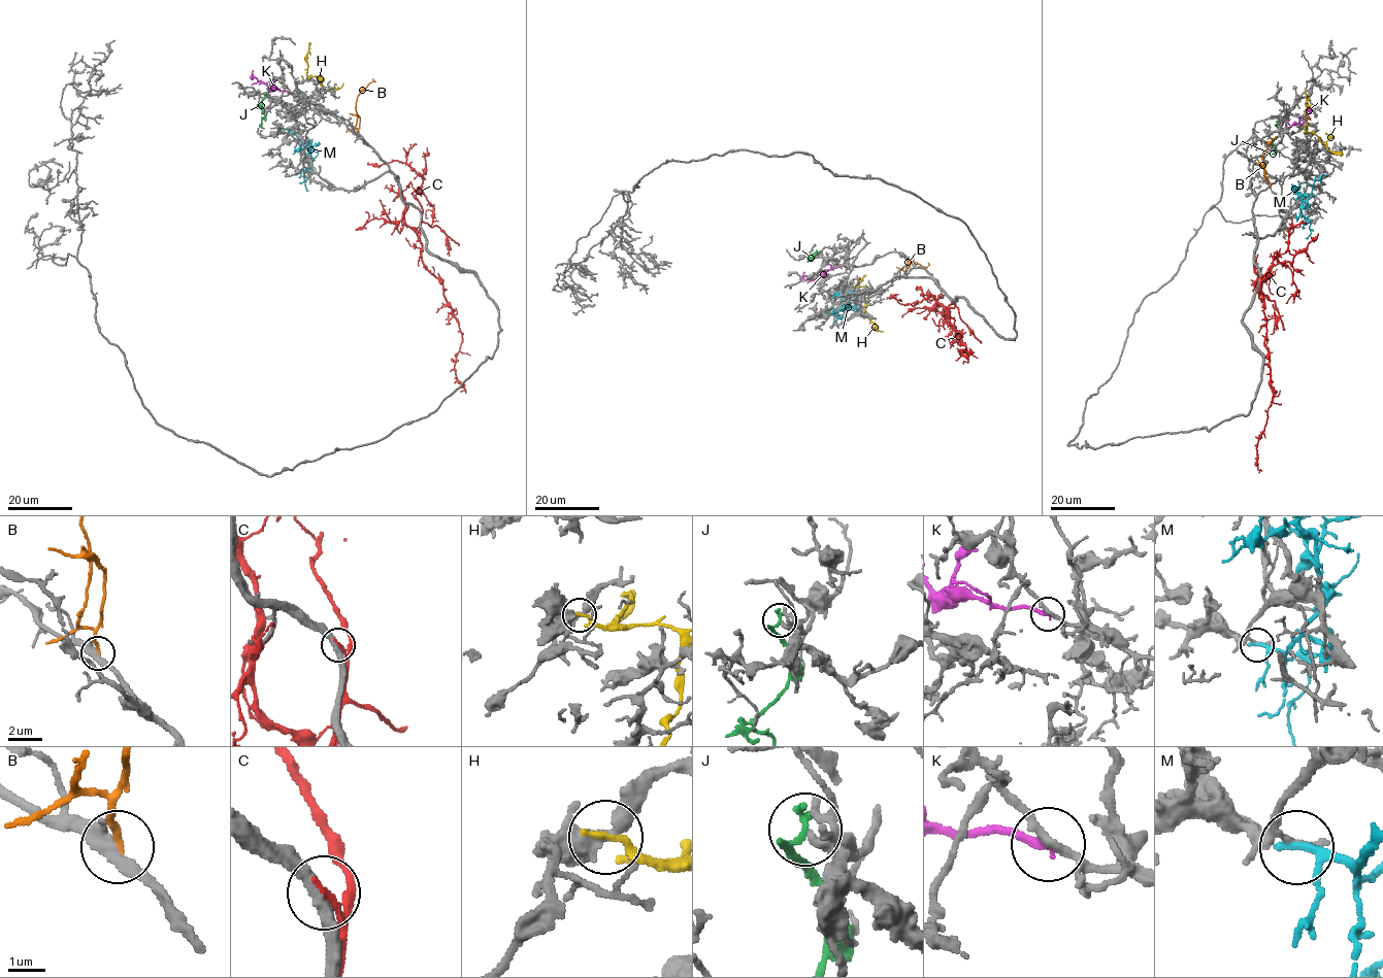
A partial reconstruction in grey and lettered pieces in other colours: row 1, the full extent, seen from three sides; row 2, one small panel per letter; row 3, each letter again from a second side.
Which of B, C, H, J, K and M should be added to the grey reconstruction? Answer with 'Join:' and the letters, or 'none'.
Join: K

